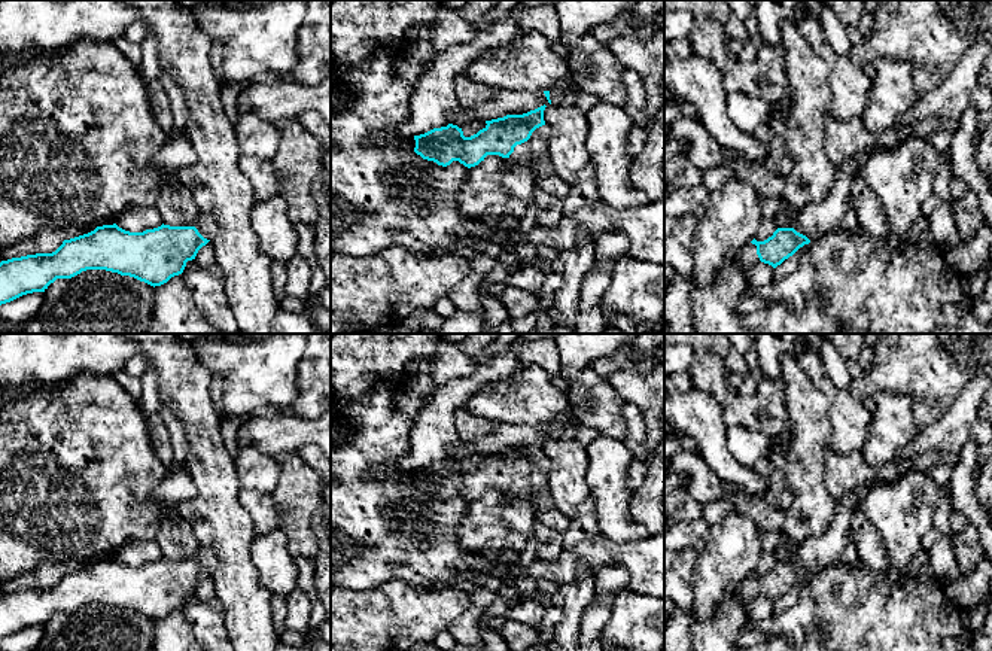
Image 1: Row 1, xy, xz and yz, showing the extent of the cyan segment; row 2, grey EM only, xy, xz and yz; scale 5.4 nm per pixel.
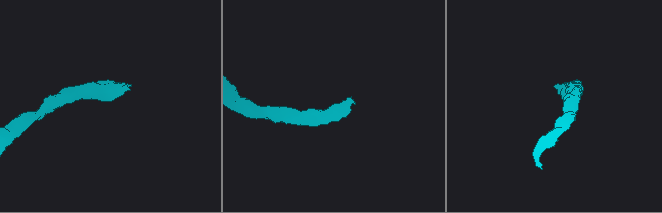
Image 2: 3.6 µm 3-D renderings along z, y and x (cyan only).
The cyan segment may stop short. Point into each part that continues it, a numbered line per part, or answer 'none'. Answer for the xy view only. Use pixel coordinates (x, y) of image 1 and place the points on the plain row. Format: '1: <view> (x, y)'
1: xy (206, 559)

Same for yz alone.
1: yz (814, 554)
2: yz (748, 590)

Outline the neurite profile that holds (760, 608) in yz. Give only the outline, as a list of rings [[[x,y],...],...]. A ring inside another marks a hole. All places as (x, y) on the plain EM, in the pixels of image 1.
[[[757,596],[745,605],[746,615],[752,621],[763,621],[773,615],[773,600],[764,596]]]

